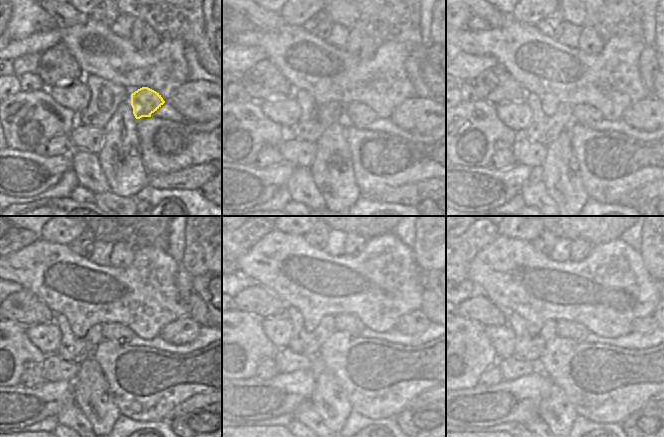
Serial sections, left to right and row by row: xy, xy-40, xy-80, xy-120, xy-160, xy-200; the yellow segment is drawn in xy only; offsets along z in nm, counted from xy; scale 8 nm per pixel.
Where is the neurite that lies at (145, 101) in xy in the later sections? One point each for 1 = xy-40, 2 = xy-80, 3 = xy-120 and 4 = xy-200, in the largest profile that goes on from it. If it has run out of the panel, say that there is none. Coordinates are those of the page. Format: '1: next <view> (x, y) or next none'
1: next xy-40 (361, 115)
2: next xy-80 (585, 114)
3: next xy-120 (120, 331)
4: next xy-200 (568, 329)

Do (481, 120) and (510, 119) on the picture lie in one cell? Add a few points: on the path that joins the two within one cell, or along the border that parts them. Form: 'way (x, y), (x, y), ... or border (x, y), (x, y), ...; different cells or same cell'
border (486, 99), (494, 108), (495, 115), (509, 129); different cells

